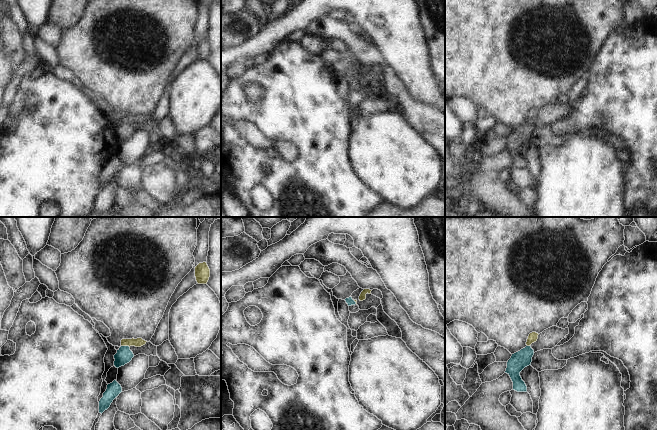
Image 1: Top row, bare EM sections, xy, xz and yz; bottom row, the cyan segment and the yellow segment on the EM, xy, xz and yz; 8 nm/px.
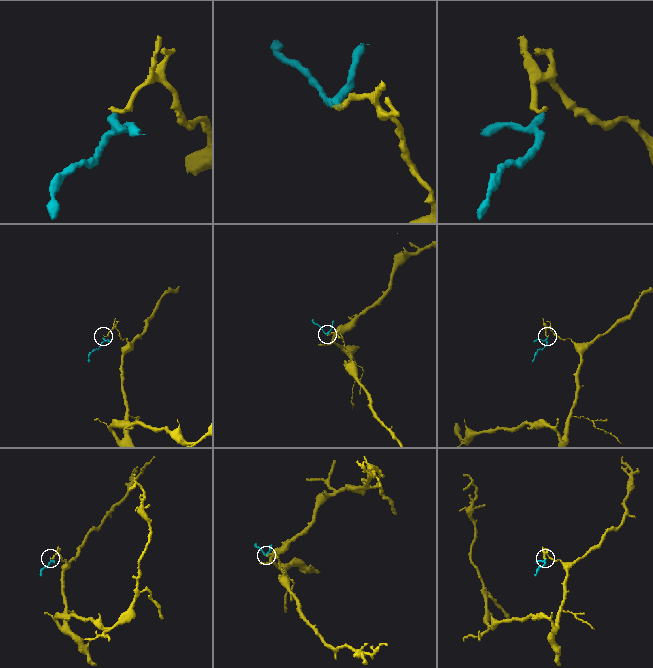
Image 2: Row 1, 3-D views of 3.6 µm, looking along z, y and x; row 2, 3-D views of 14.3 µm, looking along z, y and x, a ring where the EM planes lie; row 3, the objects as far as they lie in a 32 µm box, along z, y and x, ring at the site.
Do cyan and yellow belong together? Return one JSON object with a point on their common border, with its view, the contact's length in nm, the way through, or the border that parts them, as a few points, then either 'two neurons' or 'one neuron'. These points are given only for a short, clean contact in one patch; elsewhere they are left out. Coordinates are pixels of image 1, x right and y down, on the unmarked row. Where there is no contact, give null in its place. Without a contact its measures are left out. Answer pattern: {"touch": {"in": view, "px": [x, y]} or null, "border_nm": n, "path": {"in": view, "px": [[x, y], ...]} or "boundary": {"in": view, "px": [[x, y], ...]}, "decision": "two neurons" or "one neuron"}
{"touch": {"in": "xy", "px": [125, 122]}, "border_nm": 70, "boundary": {"in": "xy", "px": [[121, 121], [129, 123]]}, "decision": "two neurons"}

